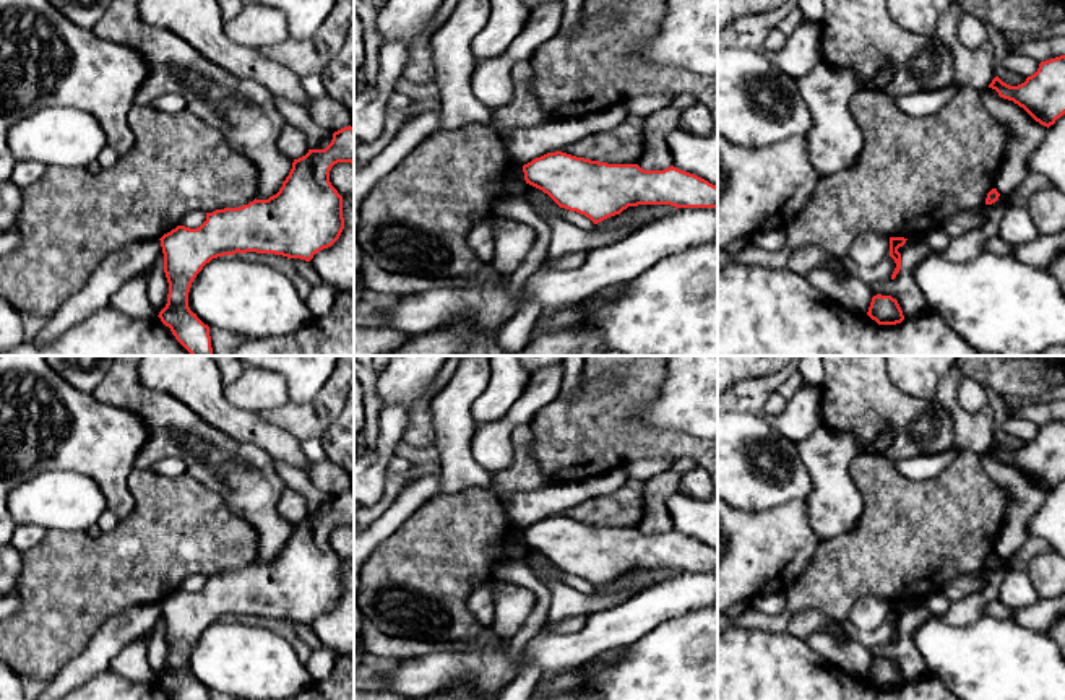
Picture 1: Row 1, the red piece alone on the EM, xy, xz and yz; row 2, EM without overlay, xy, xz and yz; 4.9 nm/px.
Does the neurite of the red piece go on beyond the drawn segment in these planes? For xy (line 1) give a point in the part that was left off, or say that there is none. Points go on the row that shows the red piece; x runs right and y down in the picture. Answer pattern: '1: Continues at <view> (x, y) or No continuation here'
1: No continuation here

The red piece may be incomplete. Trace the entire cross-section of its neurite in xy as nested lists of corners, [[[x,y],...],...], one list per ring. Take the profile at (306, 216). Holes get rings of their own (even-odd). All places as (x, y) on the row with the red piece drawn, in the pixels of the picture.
[[[351,125],[334,132],[325,149],[308,149],[305,156],[294,159],[282,187],[268,200],[255,198],[239,208],[206,213],[206,221],[200,227],[177,226],[159,239],[169,294],[157,317],[192,356],[213,356],[209,326],[188,307],[192,283],[206,263],[237,252],[274,253],[310,261],[315,253],[339,239],[344,229],[343,197],[330,182],[330,171],[338,162],[354,164],[354,128]]]

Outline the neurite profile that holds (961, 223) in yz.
[[[984,208],[972,211],[961,211],[948,218],[943,224],[943,231],[950,239],[961,237],[969,231],[981,227],[987,221]]]

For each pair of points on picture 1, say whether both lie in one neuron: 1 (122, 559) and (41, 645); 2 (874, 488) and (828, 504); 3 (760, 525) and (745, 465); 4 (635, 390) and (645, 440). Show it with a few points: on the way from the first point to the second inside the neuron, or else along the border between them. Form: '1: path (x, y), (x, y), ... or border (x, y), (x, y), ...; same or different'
1: path (101, 580), (57, 624); same
2: border (861, 453), (851, 478), (864, 512), (851, 530); different
3: border (793, 499), (762, 510), (741, 510), (734, 507); different
4: path (627, 403), (627, 423), (632, 427); same

